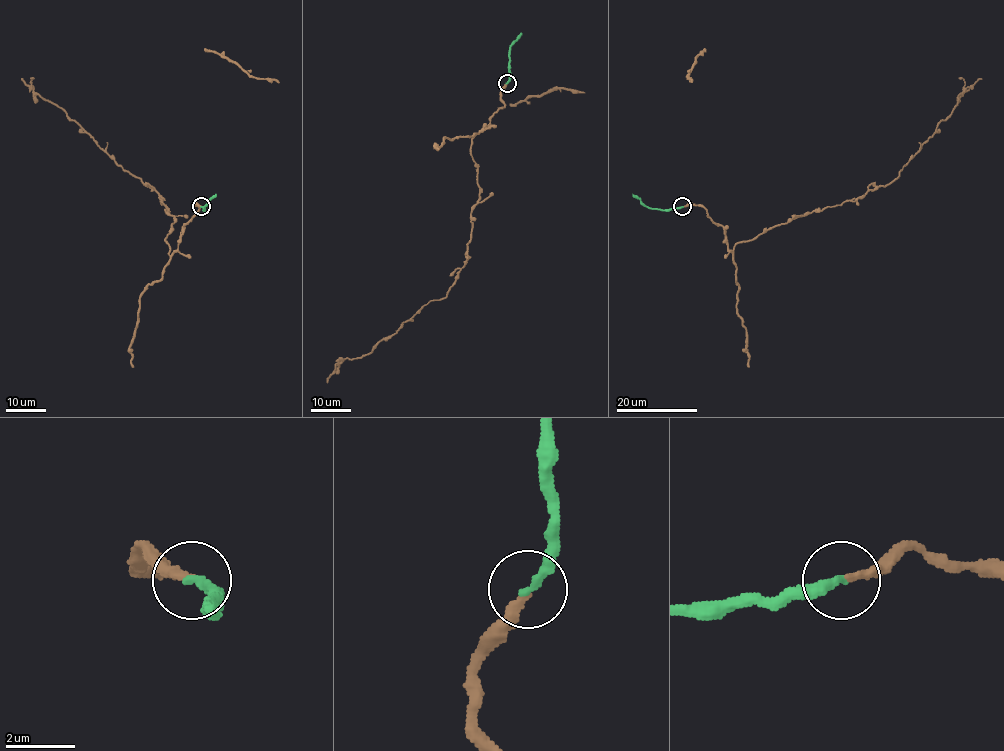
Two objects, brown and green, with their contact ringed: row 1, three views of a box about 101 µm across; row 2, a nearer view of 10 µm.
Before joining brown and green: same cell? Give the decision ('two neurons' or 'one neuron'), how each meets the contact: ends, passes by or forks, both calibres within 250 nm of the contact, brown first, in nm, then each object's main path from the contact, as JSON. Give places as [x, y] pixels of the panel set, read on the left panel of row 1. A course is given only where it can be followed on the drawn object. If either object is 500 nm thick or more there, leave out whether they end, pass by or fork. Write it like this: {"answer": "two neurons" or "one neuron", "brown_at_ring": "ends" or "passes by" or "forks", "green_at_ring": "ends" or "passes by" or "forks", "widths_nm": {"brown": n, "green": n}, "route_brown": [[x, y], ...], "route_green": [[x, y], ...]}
{"answer": "one neuron", "brown_at_ring": "ends", "green_at_ring": "ends", "widths_nm": {"brown": 260, "green": 280}, "route_brown": [[201, 207], [196, 203], [199, 209], [170, 255], [165, 239], [174, 219], [165, 211], [163, 198], [22, 79]], "route_green": [[201, 207], [204, 209], [216, 194]]}

